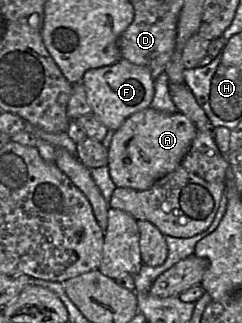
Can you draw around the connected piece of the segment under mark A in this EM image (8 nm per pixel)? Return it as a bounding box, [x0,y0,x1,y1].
[108,107,197,191]

